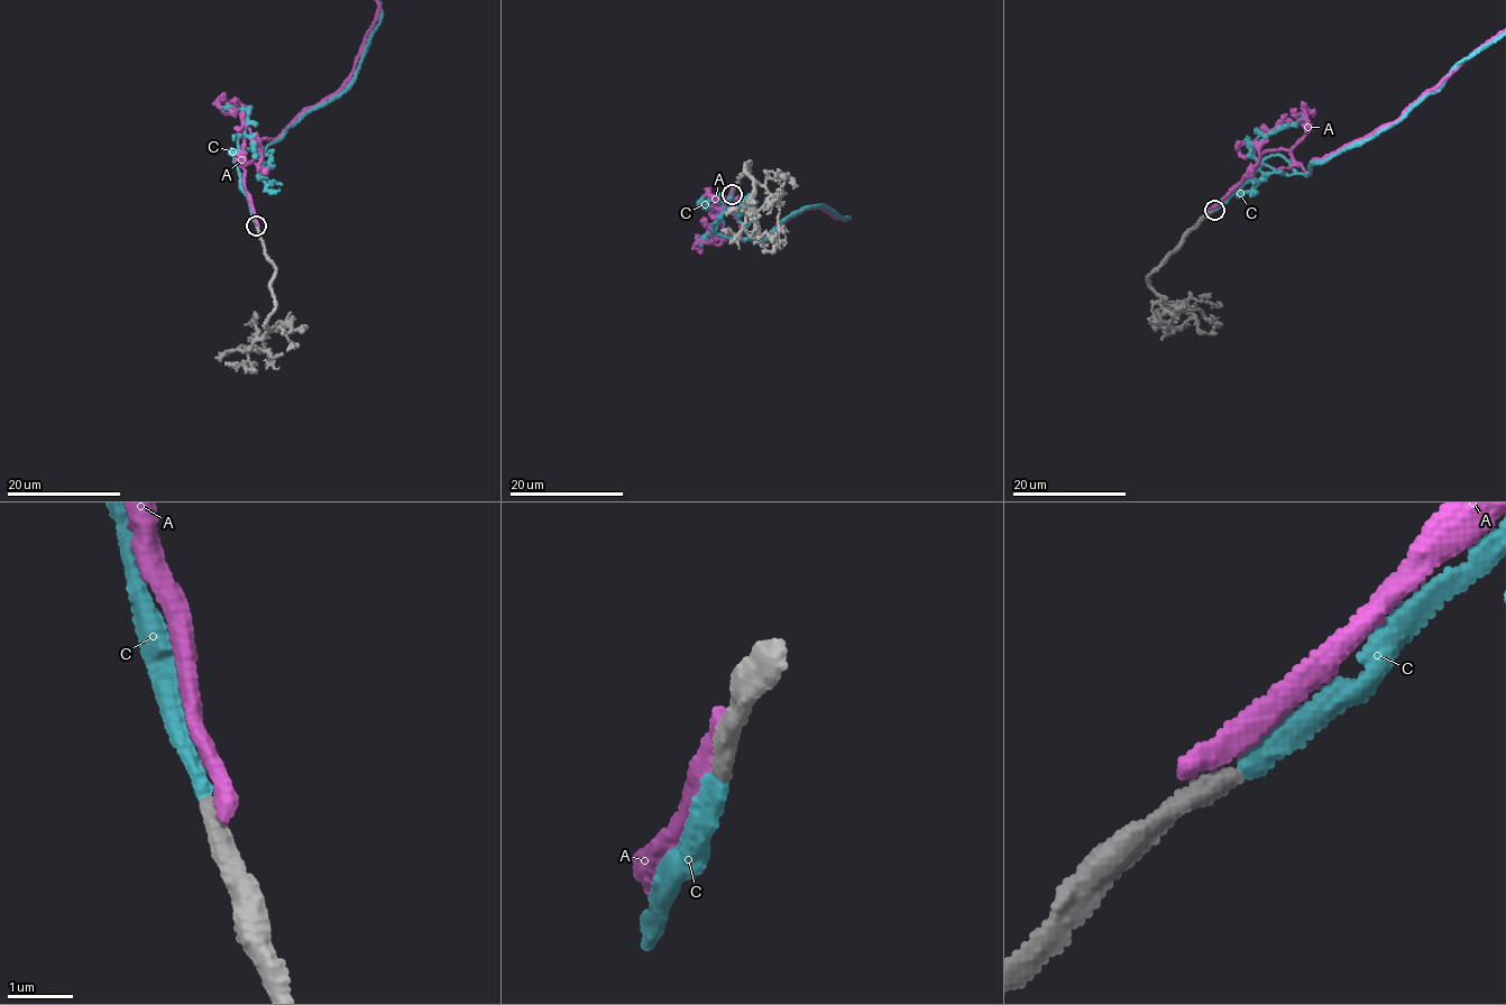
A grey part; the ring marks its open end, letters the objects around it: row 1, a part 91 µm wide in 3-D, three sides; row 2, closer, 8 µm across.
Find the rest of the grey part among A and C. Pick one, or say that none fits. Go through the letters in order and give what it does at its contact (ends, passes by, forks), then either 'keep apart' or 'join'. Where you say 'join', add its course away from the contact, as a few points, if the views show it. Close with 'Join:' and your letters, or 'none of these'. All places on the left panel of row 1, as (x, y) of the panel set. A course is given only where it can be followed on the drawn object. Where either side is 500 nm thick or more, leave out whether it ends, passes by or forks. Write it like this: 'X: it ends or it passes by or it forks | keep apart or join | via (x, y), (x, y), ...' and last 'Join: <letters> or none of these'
A: it ends | keep apart
C: it ends | join
Join: C

